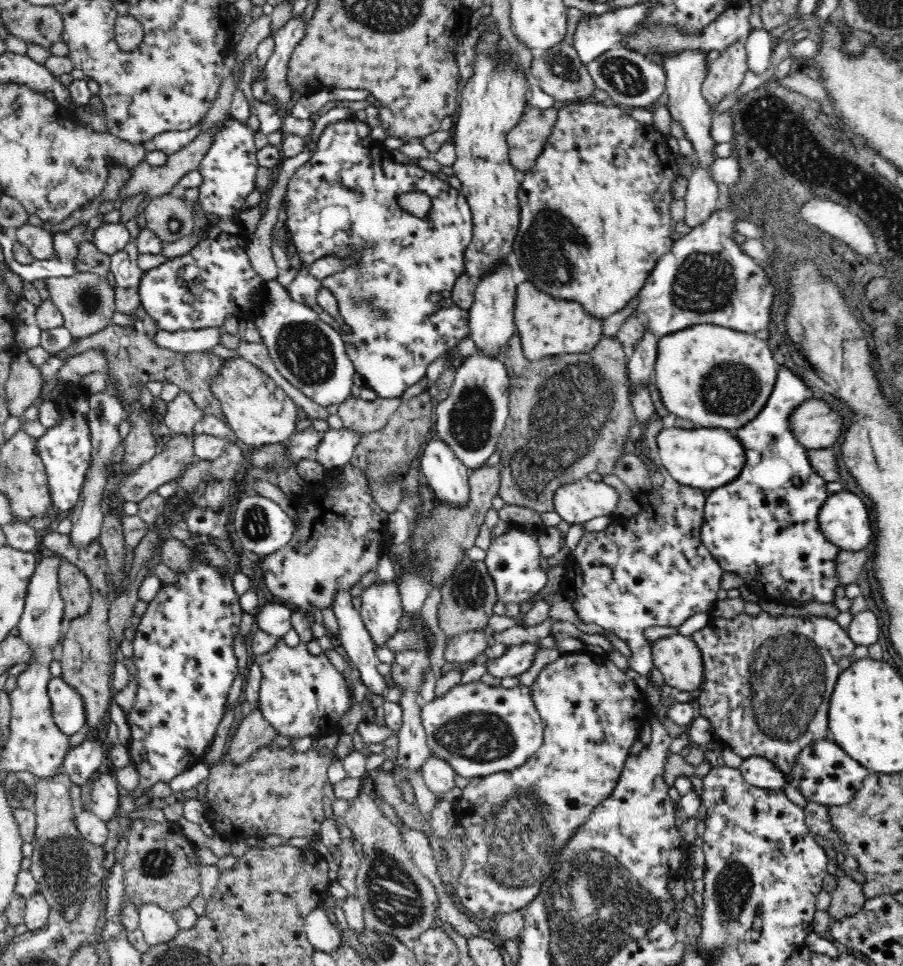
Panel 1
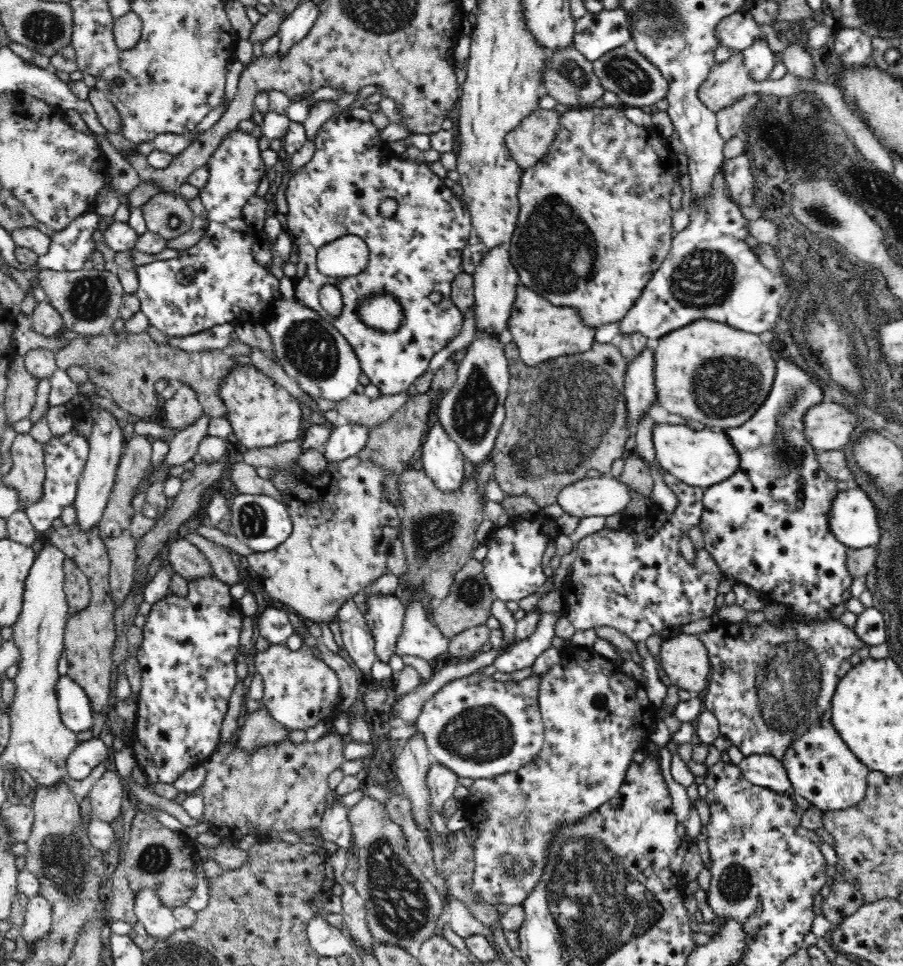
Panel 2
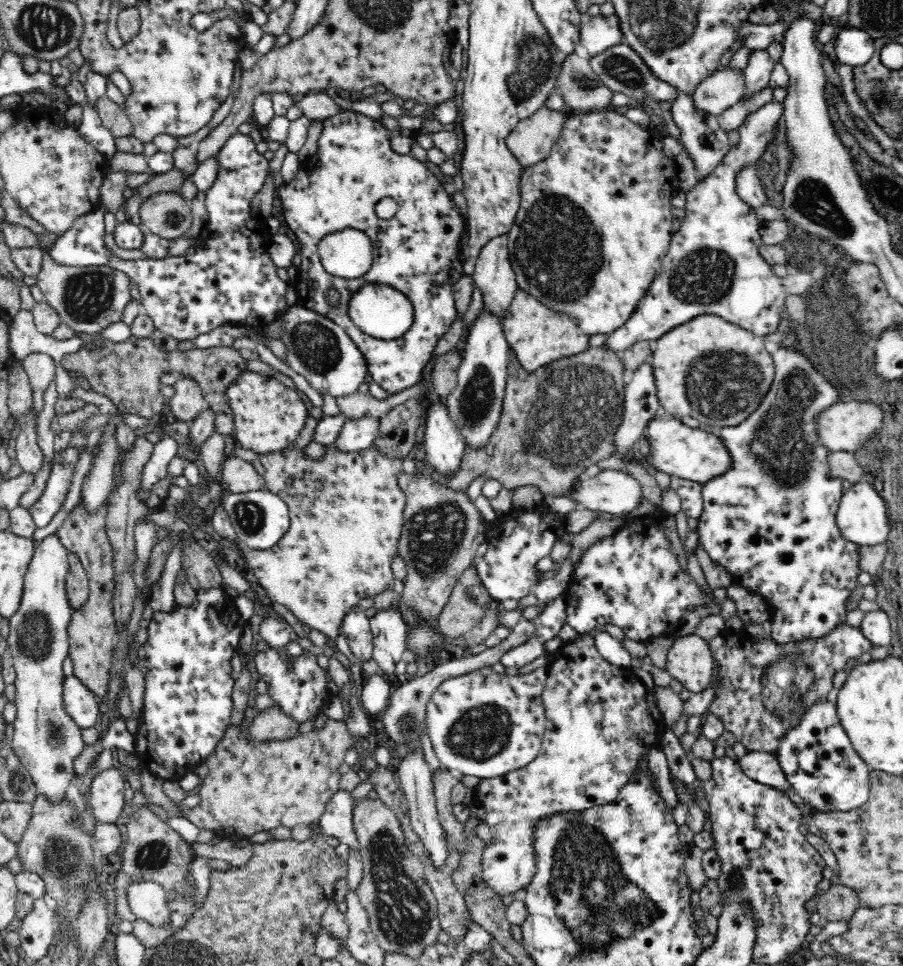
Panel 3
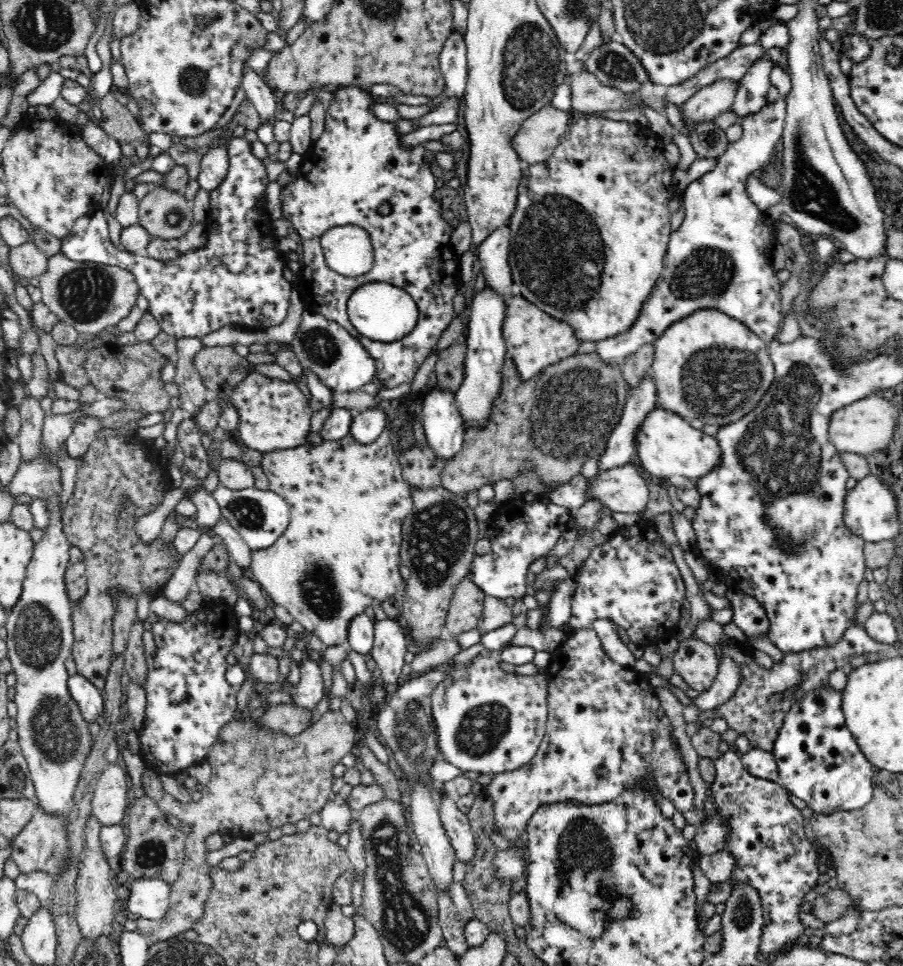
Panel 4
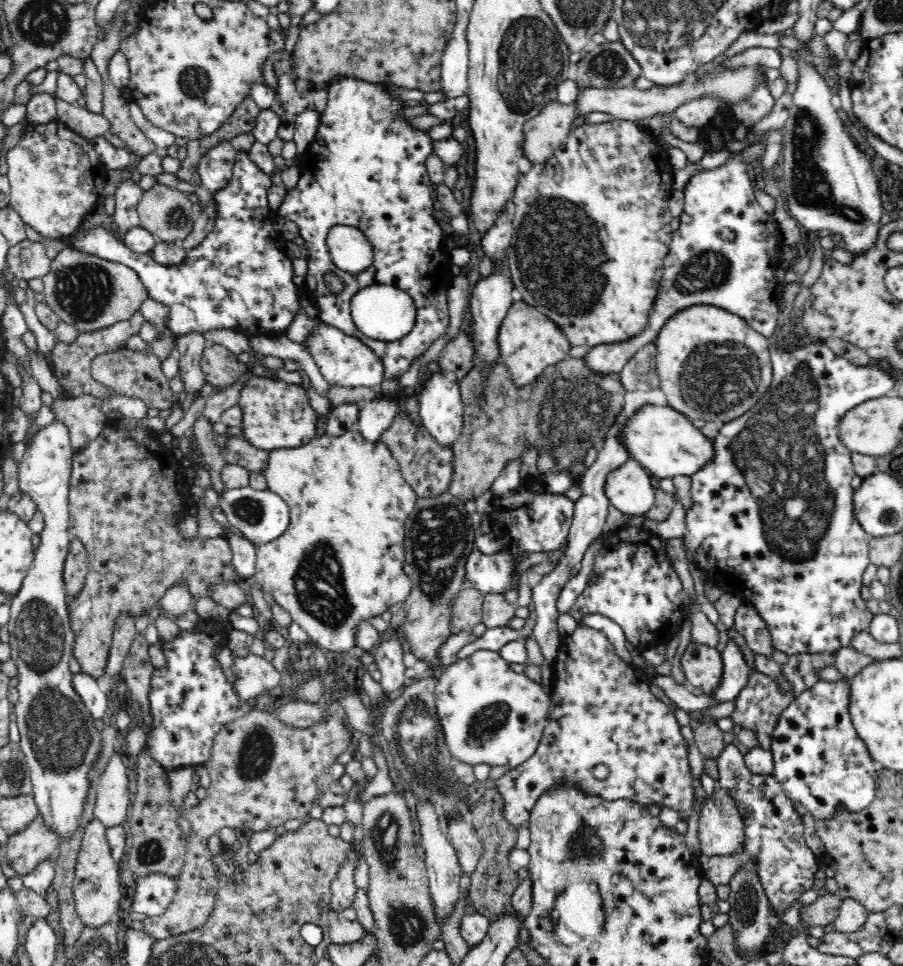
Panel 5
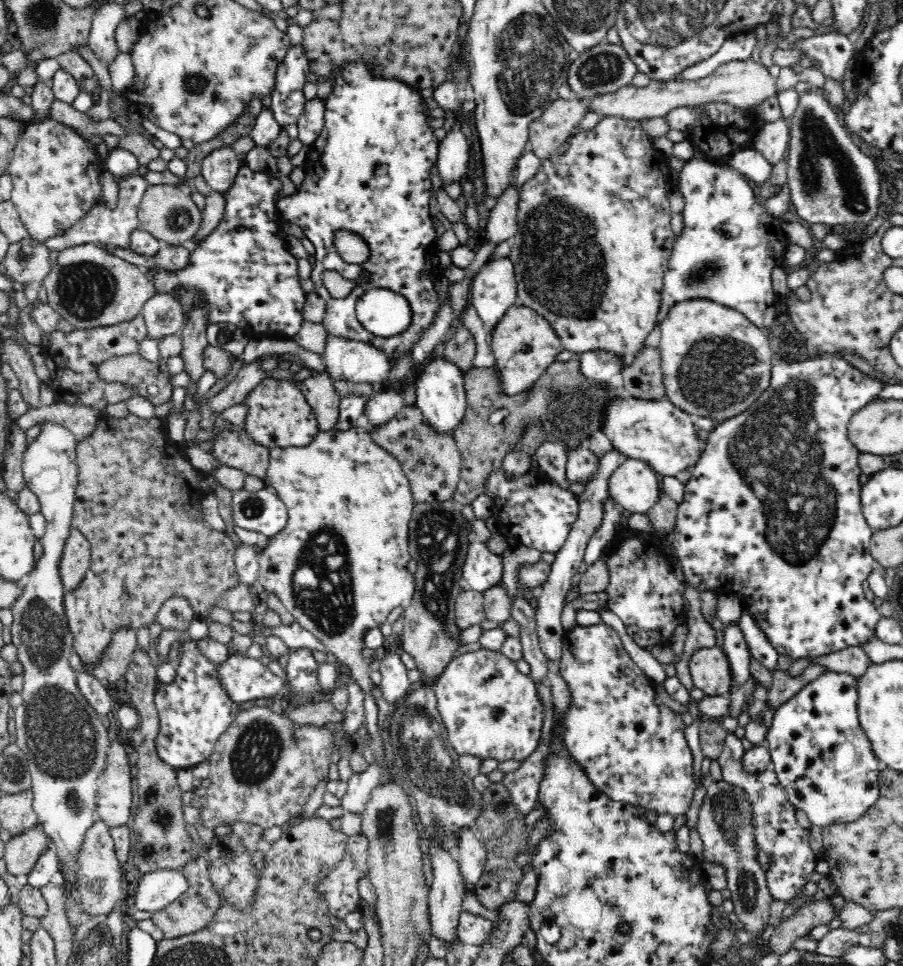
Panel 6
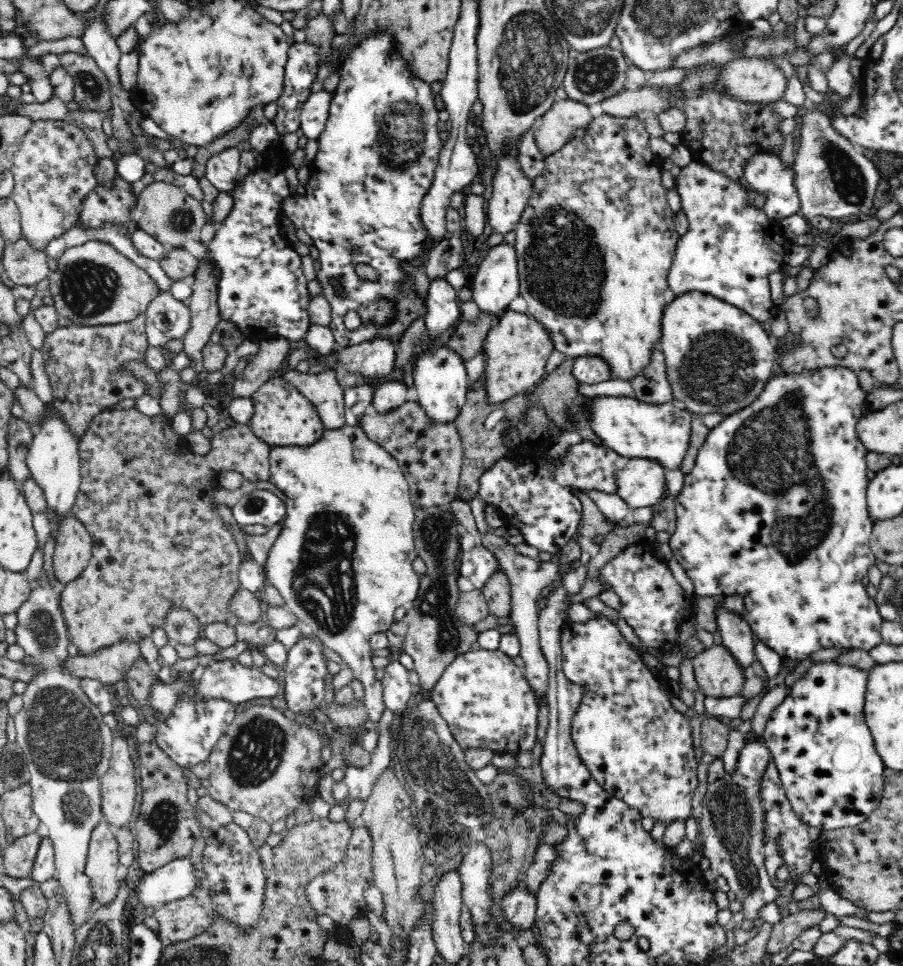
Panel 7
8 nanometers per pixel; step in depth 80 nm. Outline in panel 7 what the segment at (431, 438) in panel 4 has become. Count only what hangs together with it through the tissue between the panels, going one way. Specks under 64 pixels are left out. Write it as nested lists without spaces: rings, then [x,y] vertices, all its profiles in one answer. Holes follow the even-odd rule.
[[[443,342],[439,348],[435,346],[435,343],[430,344],[422,351],[422,354],[418,355],[413,364],[414,387],[418,395],[417,404],[436,423],[454,422],[466,403],[470,380],[464,363],[462,357],[450,351]]]

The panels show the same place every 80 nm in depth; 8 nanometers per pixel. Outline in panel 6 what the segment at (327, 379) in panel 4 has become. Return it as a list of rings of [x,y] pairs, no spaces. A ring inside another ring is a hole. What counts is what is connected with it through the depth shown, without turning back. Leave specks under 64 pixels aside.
[[[327,334],[324,350],[318,352],[318,355],[324,361],[324,372],[333,382],[354,382],[355,384],[368,384],[376,389],[383,388],[391,369],[388,355],[374,345],[336,335]]]

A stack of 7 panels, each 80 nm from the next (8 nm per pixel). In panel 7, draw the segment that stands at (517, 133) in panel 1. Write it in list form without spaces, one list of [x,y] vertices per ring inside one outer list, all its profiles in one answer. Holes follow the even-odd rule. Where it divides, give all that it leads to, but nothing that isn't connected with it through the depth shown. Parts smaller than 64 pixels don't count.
[[[560,99],[540,117],[540,126],[532,128],[534,141],[542,156],[554,154],[573,138],[578,128],[586,128],[593,119],[588,105],[572,99]]]

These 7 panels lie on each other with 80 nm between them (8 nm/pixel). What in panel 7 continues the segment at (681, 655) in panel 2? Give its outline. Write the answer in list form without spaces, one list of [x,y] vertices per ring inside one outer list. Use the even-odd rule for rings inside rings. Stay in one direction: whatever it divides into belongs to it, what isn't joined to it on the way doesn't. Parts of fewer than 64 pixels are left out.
[[[720,642],[697,653],[692,663],[698,688],[707,696],[726,698],[745,691],[747,673]]]

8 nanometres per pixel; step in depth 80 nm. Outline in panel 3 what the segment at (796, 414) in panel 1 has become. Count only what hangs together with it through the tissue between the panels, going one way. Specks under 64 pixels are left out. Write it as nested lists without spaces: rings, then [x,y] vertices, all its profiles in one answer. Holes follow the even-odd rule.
[[[838,402],[832,404],[828,408],[824,408],[818,416],[816,416],[816,435],[820,445],[826,447],[829,451],[848,451],[853,453],[855,448],[860,444],[868,442],[868,438],[872,438],[872,434],[876,434],[876,430],[882,428],[882,416],[884,412],[866,402]]]

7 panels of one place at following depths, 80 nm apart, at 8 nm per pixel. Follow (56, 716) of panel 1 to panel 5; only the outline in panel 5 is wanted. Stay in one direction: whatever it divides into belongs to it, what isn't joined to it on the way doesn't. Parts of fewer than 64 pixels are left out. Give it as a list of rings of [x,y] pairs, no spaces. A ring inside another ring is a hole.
[[[82,672],[75,673],[72,676],[72,687],[92,717],[95,719],[109,717],[108,694],[100,690],[94,677]]]

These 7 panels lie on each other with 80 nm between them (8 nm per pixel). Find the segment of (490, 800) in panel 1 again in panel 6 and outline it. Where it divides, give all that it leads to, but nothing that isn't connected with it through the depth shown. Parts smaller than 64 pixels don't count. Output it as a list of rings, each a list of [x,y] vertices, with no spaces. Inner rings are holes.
[[[602,623],[589,627],[576,625],[574,629],[566,631],[563,636],[560,675],[570,691],[570,706],[560,714],[555,712],[551,735],[547,738],[542,736],[537,750],[522,761],[516,771],[506,773],[500,782],[506,786],[517,814],[525,818],[536,809],[539,788],[546,774],[546,762],[556,754],[554,746],[556,740],[559,740],[569,758],[577,763],[599,792],[608,796],[610,802],[632,804],[645,812],[655,810],[658,815],[686,815],[695,787],[694,756],[684,736],[687,726],[680,719],[680,714],[664,704],[656,704],[654,683],[630,659],[616,630]]]

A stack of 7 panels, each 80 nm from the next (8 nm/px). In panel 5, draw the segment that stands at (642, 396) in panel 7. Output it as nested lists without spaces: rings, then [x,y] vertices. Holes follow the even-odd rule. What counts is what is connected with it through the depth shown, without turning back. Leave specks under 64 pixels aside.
[[[654,342],[646,344],[624,364],[619,373],[620,380],[626,391],[648,392],[659,388],[660,379],[656,375],[656,354]]]

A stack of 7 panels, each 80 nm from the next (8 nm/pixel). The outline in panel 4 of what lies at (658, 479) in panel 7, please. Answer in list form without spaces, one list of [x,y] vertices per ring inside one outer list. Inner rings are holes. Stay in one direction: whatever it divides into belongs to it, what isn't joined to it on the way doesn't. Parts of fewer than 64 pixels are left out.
[[[628,463],[602,470],[587,480],[585,496],[612,512],[640,513],[647,508],[648,487],[636,467]]]

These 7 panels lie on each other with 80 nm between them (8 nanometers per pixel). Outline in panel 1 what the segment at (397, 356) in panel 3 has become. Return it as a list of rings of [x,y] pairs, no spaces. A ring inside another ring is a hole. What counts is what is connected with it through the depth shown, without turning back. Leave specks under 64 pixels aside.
[[[336,121],[330,123],[321,133],[317,142],[317,148],[313,152],[308,162],[305,162],[292,176],[288,182],[288,186],[285,190],[285,212],[287,220],[285,226],[287,232],[291,235],[291,243],[296,247],[298,256],[304,265],[302,270],[293,282],[285,288],[289,297],[295,302],[308,306],[317,313],[317,316],[323,322],[330,325],[331,328],[337,330],[344,341],[344,349],[346,349],[346,355],[352,361],[354,365],[354,371],[358,373],[365,381],[365,385],[372,389],[377,397],[380,398],[399,398],[402,397],[404,392],[411,386],[414,386],[422,380],[426,375],[428,366],[432,364],[438,358],[444,358],[444,362],[450,358],[455,358],[460,355],[457,350],[458,344],[467,337],[471,338],[469,328],[469,313],[468,310],[463,310],[458,307],[454,301],[452,301],[452,290],[456,285],[456,280],[464,274],[466,274],[466,250],[470,247],[473,237],[471,208],[467,203],[466,197],[460,190],[455,189],[449,185],[446,181],[438,179],[433,173],[426,171],[416,165],[410,165],[405,163],[398,163],[390,158],[390,152],[383,150],[381,142],[375,140],[370,136],[370,127],[367,122],[356,121]],[[410,190],[422,190],[426,192],[432,199],[431,217],[429,219],[418,219],[410,213],[406,213],[398,206],[397,198],[402,192],[410,192]],[[322,258],[342,258],[345,260],[345,266],[341,267],[335,274],[328,276],[327,278],[314,279],[309,273],[308,268],[316,262],[316,260],[322,260]],[[326,289],[332,293],[338,304],[338,311],[340,315],[340,322],[333,318],[327,311],[325,311],[316,301],[317,294]],[[433,293],[439,293],[440,300],[438,302],[432,302],[429,295]]]

